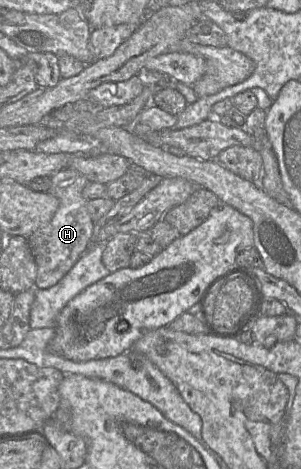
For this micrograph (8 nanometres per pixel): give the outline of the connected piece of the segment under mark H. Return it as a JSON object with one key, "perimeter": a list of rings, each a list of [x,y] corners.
{"perimeter":[[[72,168],[60,170],[51,178],[49,192],[58,198],[59,207],[48,224],[28,237],[37,265],[35,289],[47,289],[57,284],[94,243],[97,230],[87,210],[88,201],[82,194],[89,180]]]}

